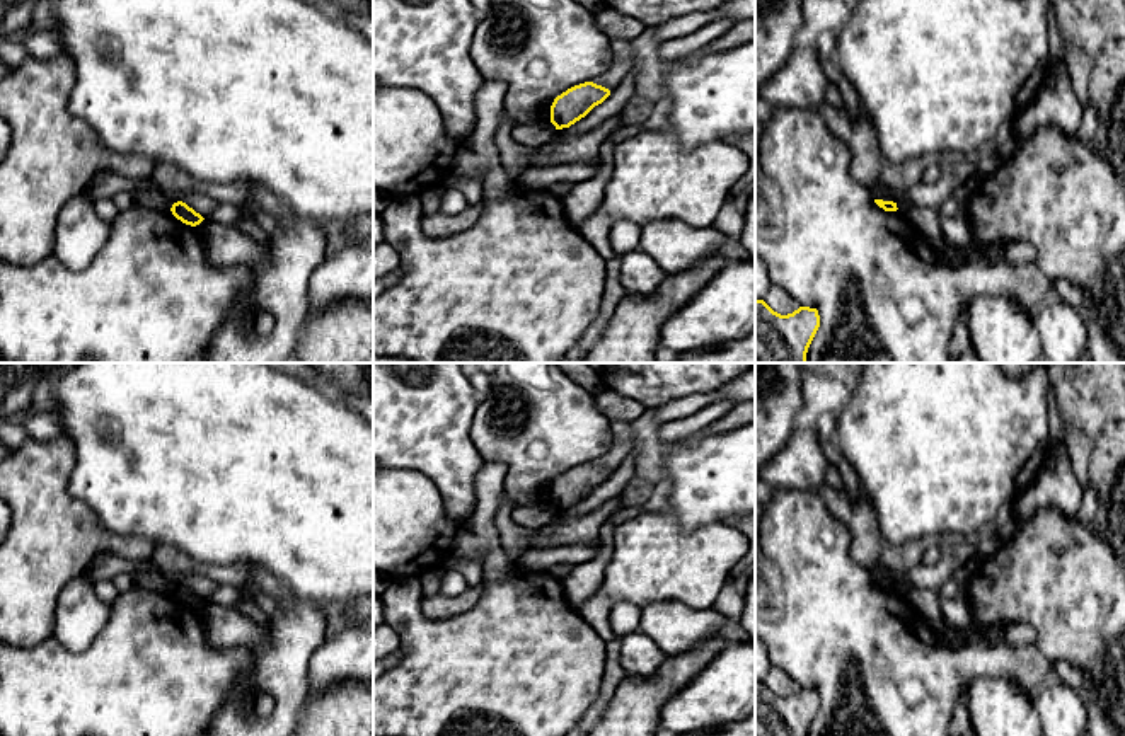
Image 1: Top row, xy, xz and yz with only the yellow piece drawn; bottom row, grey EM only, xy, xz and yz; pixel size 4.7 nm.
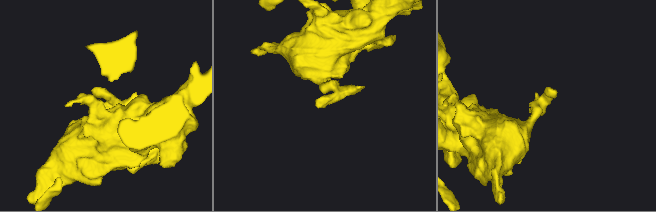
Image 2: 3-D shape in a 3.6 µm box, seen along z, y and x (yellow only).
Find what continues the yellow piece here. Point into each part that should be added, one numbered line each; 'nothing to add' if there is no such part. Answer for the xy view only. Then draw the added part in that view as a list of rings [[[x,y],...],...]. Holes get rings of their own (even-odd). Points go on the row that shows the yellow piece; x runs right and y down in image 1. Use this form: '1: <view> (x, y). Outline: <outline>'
nothing to add

